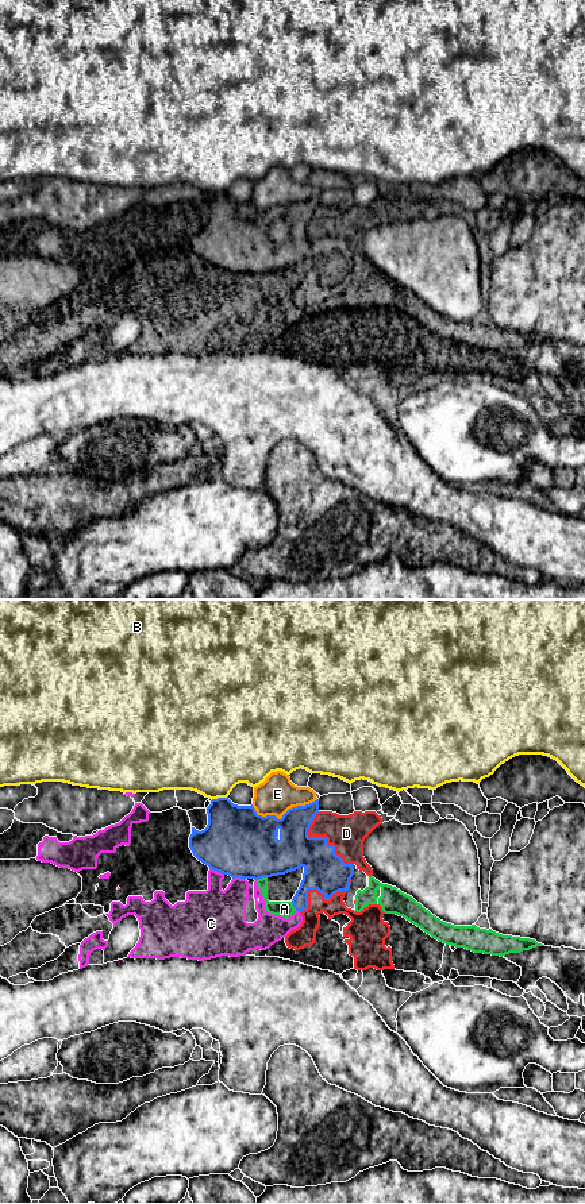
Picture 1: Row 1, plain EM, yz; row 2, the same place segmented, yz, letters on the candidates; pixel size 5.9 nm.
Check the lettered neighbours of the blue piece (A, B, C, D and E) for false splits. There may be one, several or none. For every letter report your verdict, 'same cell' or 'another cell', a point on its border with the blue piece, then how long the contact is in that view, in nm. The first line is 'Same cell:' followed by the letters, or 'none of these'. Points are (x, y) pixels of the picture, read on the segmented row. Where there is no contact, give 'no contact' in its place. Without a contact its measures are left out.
Same cell: none of these
A: another cell | yz (261, 878) | 70 nm
B: another cell | yz (219, 798) | 100 nm
C: another cell | yz (216, 871) | 100 nm
D: another cell | yz (323, 837) | 380 nm
E: another cell | yz (284, 814) | 400 nm

